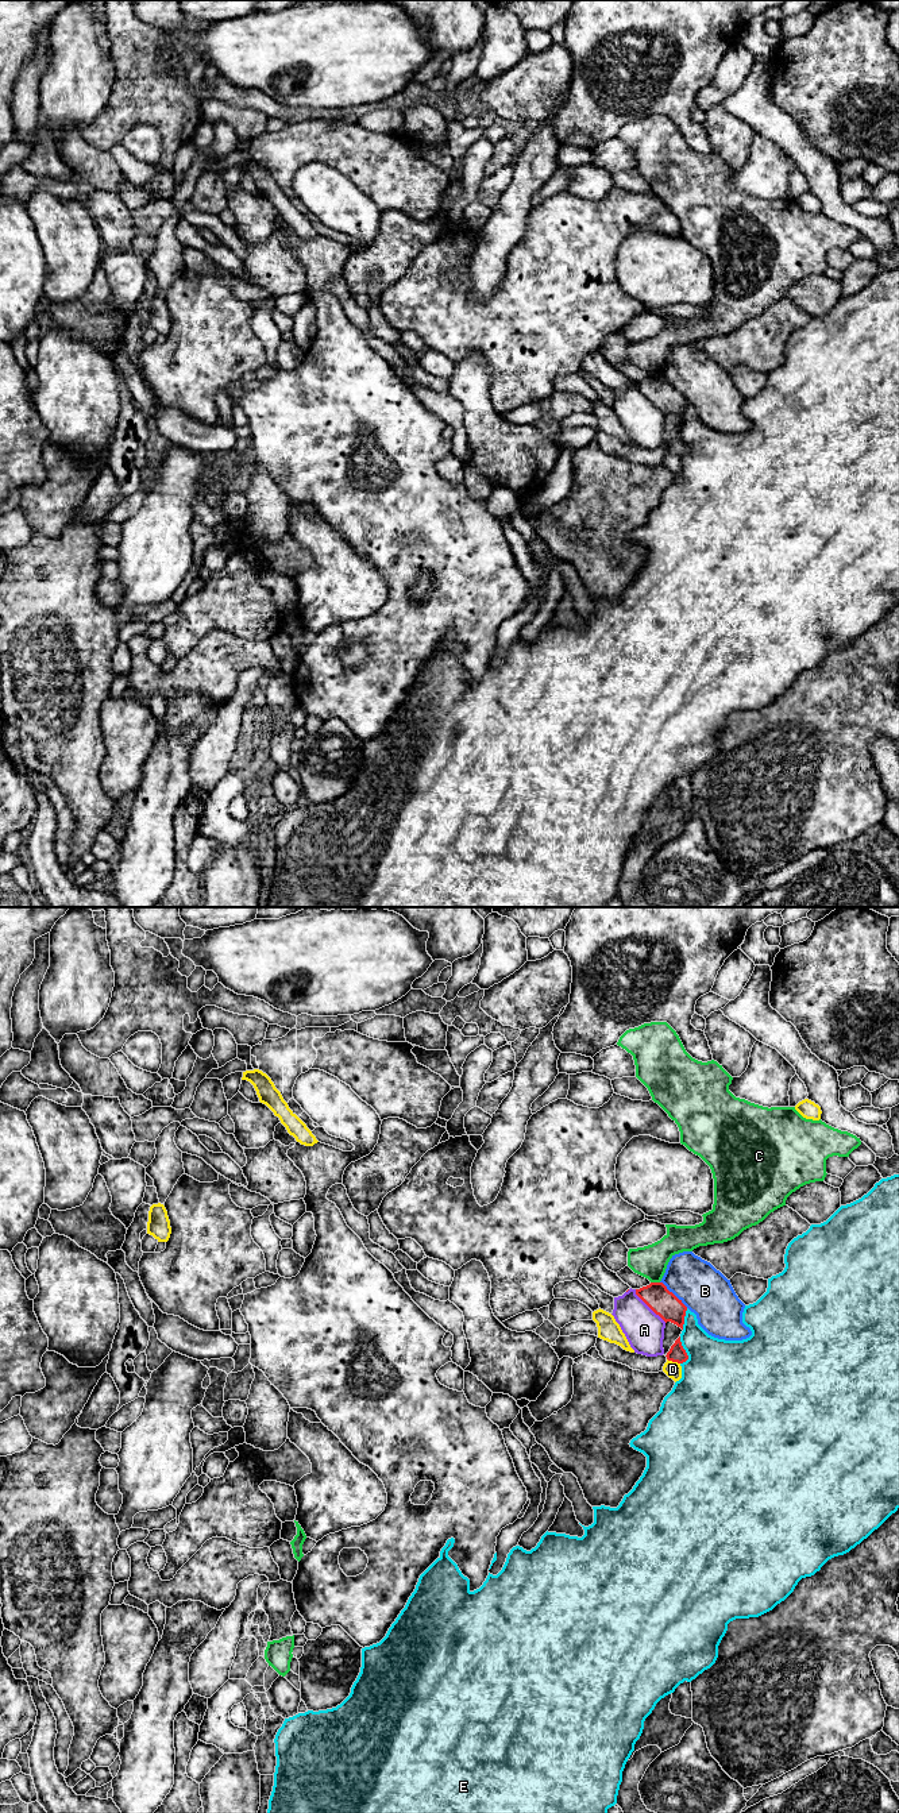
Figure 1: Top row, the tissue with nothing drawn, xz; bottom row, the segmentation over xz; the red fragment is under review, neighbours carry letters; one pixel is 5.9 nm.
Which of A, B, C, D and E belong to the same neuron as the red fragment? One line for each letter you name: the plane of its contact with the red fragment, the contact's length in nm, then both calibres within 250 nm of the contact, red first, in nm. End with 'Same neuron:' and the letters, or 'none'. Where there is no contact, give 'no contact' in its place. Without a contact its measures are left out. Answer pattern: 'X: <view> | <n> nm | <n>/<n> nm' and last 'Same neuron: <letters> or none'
Same neuron: none

